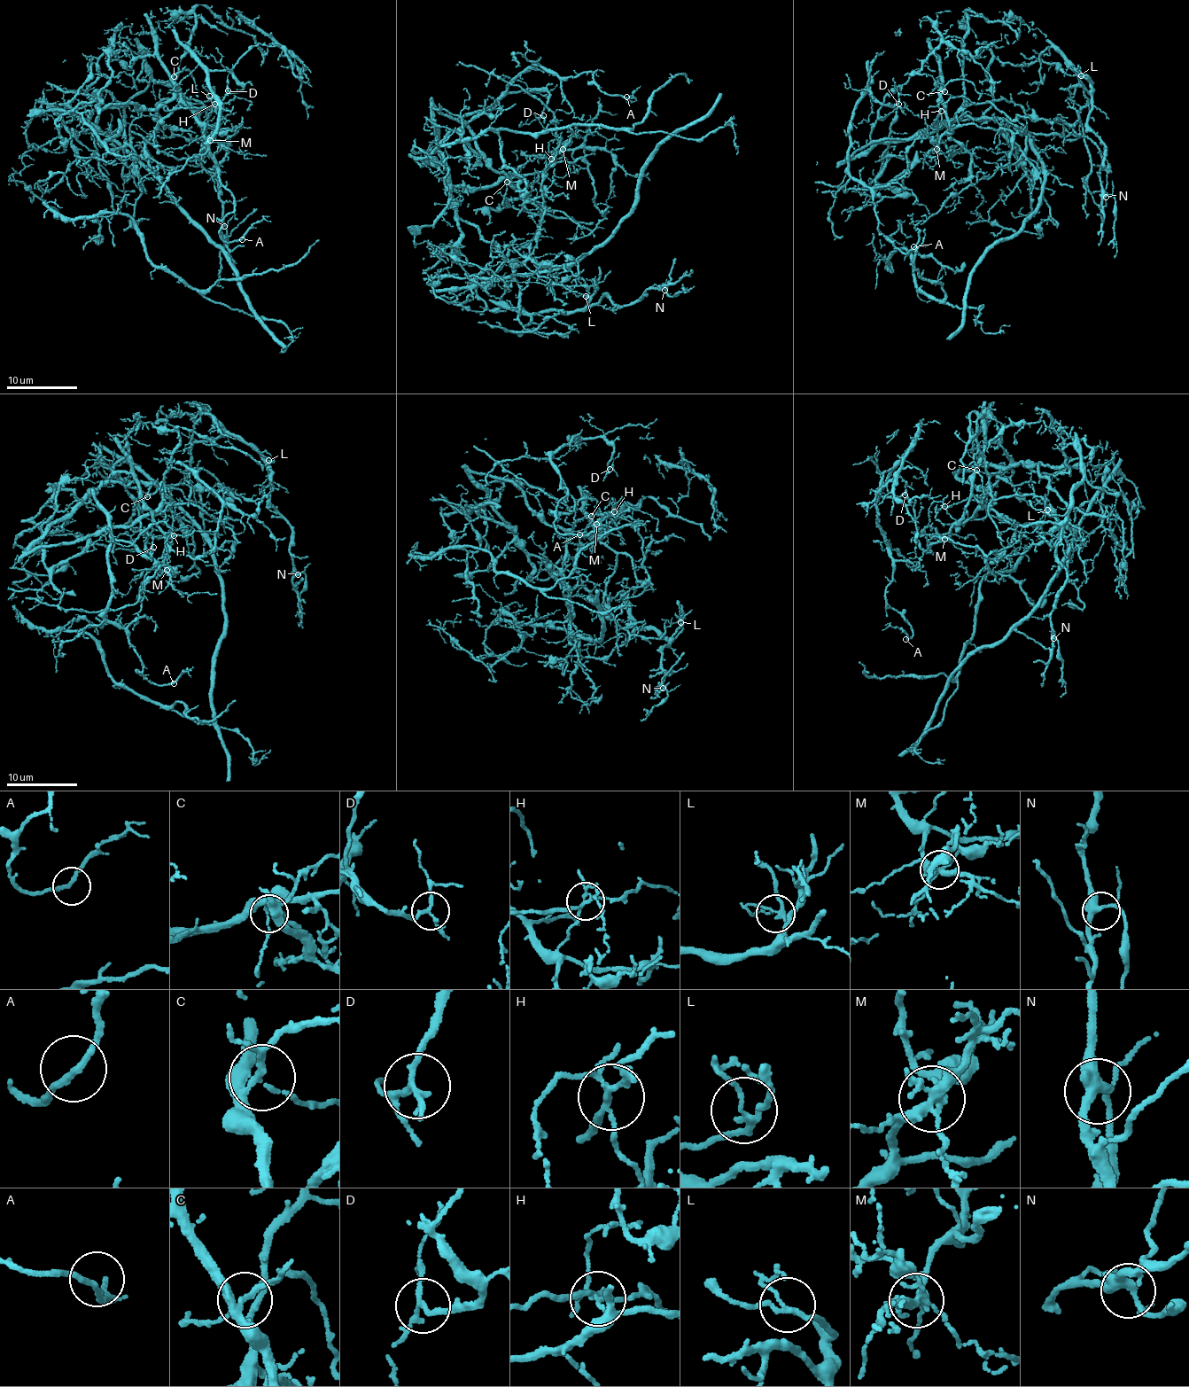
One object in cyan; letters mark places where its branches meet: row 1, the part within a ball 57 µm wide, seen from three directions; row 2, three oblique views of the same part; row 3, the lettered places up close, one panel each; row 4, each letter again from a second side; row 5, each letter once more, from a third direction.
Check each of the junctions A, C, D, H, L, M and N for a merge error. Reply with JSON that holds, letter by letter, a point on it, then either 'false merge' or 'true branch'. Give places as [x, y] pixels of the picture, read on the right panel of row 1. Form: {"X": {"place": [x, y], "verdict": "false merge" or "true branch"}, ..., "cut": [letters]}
{"A": {"place": [913, 246], "verdict": "true branch"}, "C": {"place": [944, 91], "verdict": "true branch"}, "D": {"place": [898, 104], "verdict": "true branch"}, "H": {"place": [941, 111], "verdict": "false merge"}, "L": {"place": [1081, 75], "verdict": "true branch"}, "M": {"place": [936, 149], "verdict": "false merge"}, "N": {"place": [1106, 197], "verdict": "true branch"}, "cut": ["H", "M"]}

